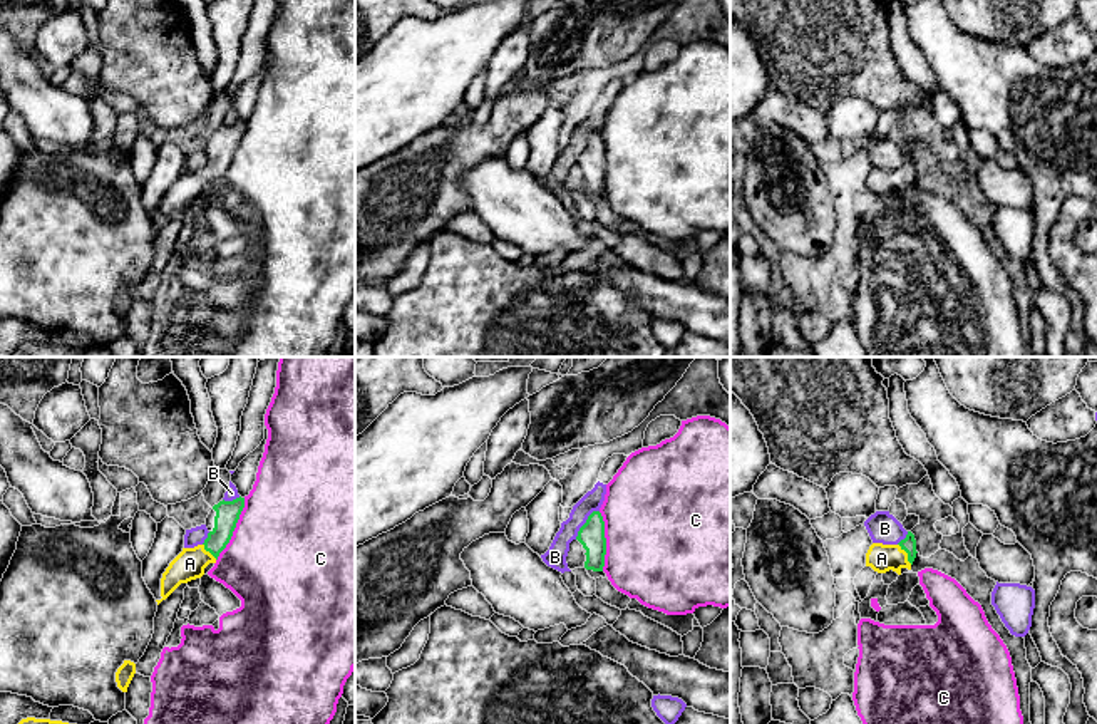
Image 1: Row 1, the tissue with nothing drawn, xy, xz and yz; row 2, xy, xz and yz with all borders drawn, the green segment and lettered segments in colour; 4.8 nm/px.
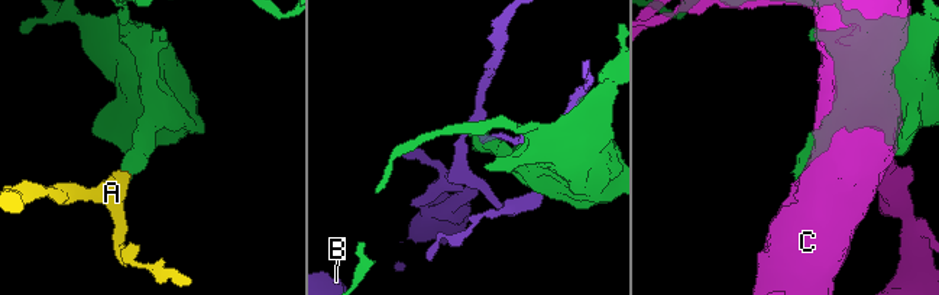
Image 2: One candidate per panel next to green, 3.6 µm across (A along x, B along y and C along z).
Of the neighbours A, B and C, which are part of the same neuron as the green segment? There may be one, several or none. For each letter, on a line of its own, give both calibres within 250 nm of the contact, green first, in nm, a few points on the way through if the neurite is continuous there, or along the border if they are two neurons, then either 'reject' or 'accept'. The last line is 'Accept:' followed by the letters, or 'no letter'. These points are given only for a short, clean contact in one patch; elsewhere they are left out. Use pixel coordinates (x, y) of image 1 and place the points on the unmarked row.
A: 70/140 nm | across yz (908, 168), (906, 176), (898, 181), (881, 183) | accept
B: 130/100 nm | reject
C: 110/500 nm | reject
Accept: A

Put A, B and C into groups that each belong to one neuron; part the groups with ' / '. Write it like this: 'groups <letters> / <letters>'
groups A / B / C

